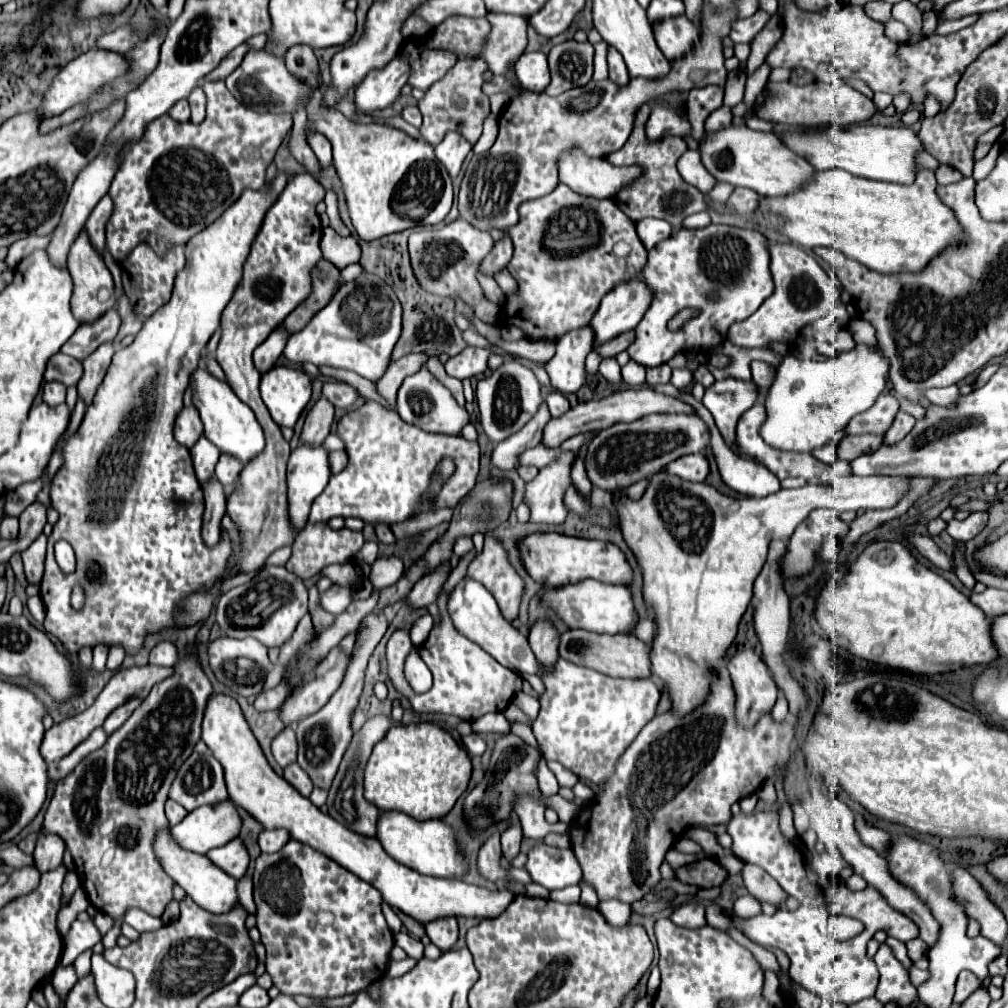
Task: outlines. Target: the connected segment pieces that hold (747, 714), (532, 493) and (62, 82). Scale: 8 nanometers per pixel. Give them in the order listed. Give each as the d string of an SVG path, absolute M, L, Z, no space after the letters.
M752 649L736 651L728 661L728 673L736 691L736 717L744 725L754 725L764 711L774 707L776 683L762 657Z
M560 451L552 465L540 469L540 473L526 483L524 501L530 509L530 523L564 523L568 511L562 503L562 495L570 483L570 465L574 457L576 453Z
M90 49L90 51L82 53L80 57L76 57L74 61L70 61L70 63L54 77L54 81L52 81L50 87L46 89L44 99L42 99L42 105L38 107L40 119L48 119L48 117L54 117L54 115L60 115L60 113L64 113L66 109L82 103L82 101L90 95L92 89L114 81L114 79L116 79L118 75L122 75L124 71L128 71L128 67L126 67L122 55L116 55L116 53L110 53L110 51L100 51L100 49Z

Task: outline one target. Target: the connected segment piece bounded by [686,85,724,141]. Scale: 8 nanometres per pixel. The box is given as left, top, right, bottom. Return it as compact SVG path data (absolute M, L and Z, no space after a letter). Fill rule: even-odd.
M708 85L702 89L692 89L686 95L686 115L688 121L692 125L692 137L696 141L702 139L704 135L704 121L706 117L716 111L718 107L722 107L722 97L724 97L724 89L718 85Z

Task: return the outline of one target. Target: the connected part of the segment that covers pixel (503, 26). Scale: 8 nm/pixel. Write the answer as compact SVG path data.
M488 13L488 21L492 25L492 33L482 57L486 59L492 73L510 75L516 79L512 63L526 49L528 21L520 15L504 15L504 13Z

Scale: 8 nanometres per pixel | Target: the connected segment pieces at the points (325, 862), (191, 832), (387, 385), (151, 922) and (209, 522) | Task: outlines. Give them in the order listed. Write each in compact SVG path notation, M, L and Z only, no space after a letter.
M290 839L278 853L260 853L260 857L256 859L254 865L254 901L256 901L256 927L262 935L262 945L266 947L266 971L272 975L274 985L284 993L284 995L308 995L308 997L320 997L320 999L332 999L332 997L340 997L346 993L358 993L364 987L368 987L370 983L378 981L382 975L386 975L388 969L388 957L390 957L390 949L394 947L394 937L392 931L386 925L386 919L382 915L382 893L378 889L374 889L370 883L364 883L362 879L358 879L356 875L352 875L350 871L346 871L344 867L340 867L336 861L332 861L330 857L318 853L316 849L308 847L306 843L300 843L296 839Z
M234 803L202 805L190 811L178 825L170 829L172 839L186 851L208 853L214 847L222 847L232 841L240 831L240 817Z
M404 355L402 359L394 361L388 371L384 373L384 377L376 383L380 395L394 407L396 405L396 391L402 385L402 381L408 375L414 375L414 371L418 371L418 367L424 367L428 363L430 357L426 355Z
M132 907L132 909L128 909L126 913L128 913L128 925L134 927L138 933L156 931L156 929L164 927L164 921L162 921L160 917L152 917L152 915L148 915L146 911L142 911L142 909Z
M208 479L202 485L204 491L204 499L206 499L206 515L204 515L204 529L202 529L202 537L206 541L206 545L216 545L218 537L220 537L220 519L226 513L226 495L224 495L224 487L218 483L218 479Z

